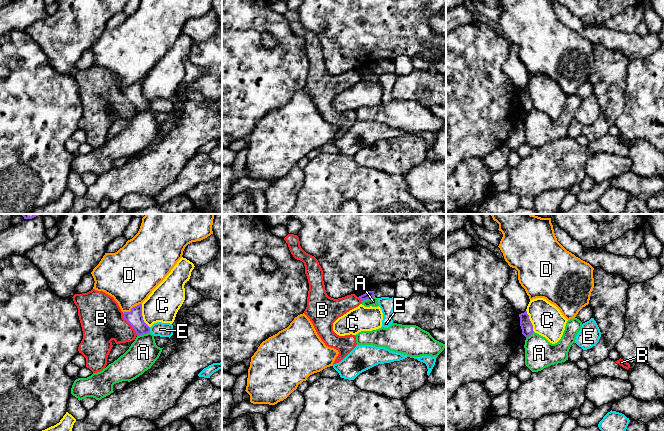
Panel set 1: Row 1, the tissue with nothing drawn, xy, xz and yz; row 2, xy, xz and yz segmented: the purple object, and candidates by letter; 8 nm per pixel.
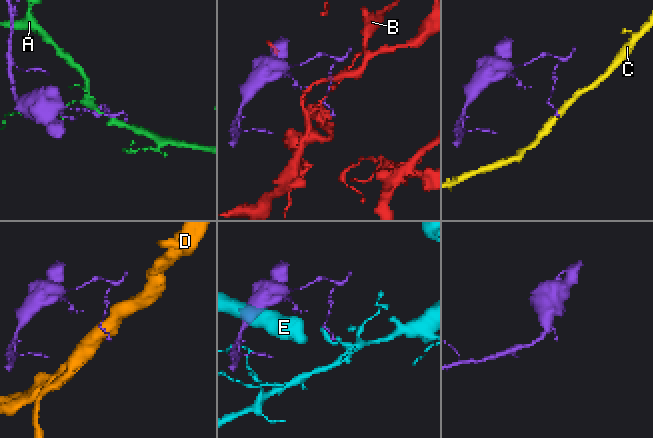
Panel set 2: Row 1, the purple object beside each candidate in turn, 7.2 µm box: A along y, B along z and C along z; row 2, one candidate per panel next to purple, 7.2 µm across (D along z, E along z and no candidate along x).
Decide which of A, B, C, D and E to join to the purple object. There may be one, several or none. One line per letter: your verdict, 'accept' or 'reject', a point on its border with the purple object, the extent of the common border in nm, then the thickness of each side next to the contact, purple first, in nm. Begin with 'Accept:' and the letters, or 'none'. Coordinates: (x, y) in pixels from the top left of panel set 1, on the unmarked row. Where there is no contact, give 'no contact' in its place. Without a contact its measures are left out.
Accept: none
A: reject; meets purple in xy at (143, 109); contact 110 nm long; 120 nm thick on the purple side, 240 nm on the other
B: reject; meets purple in xy at (129, 99); contact 220 nm long; 120 nm thick on the purple side, 340 nm on the other
C: reject; meets purple in xy at (142, 92); contact 200 nm long; 120 nm thick on the purple side, 260 nm on the other
D: reject; meets purple in xy at (132, 84); contact 170 nm long; 120 nm thick on the purple side, 420 nm on the other
E: reject; meets purple in xy at (149, 105); contact 40 nm long; 120 nm thick on the purple side, 110 nm on the other

